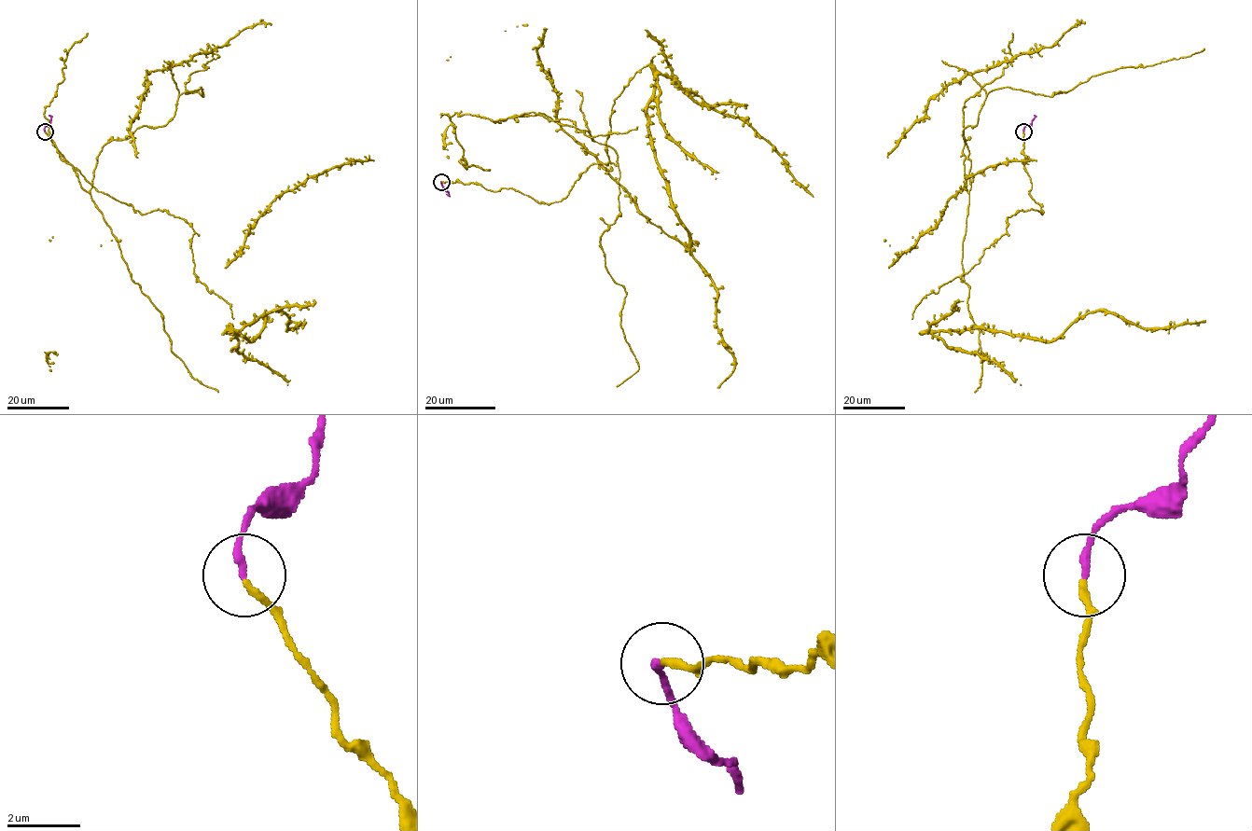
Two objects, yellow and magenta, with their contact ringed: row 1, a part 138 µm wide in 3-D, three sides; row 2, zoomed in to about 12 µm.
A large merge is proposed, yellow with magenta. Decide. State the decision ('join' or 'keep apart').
join

